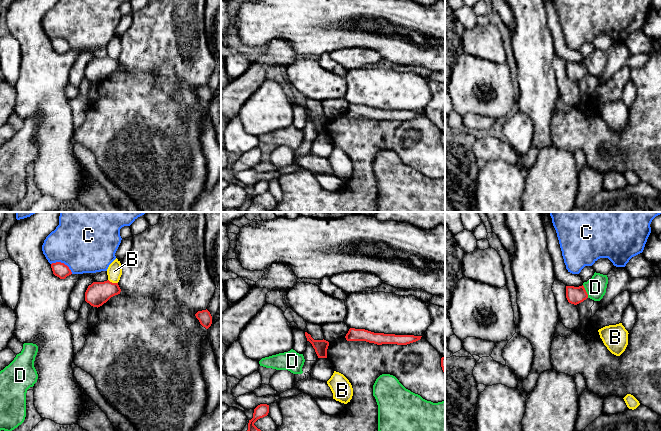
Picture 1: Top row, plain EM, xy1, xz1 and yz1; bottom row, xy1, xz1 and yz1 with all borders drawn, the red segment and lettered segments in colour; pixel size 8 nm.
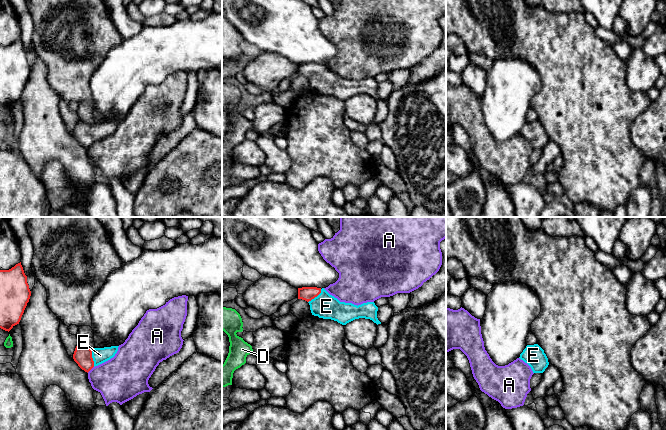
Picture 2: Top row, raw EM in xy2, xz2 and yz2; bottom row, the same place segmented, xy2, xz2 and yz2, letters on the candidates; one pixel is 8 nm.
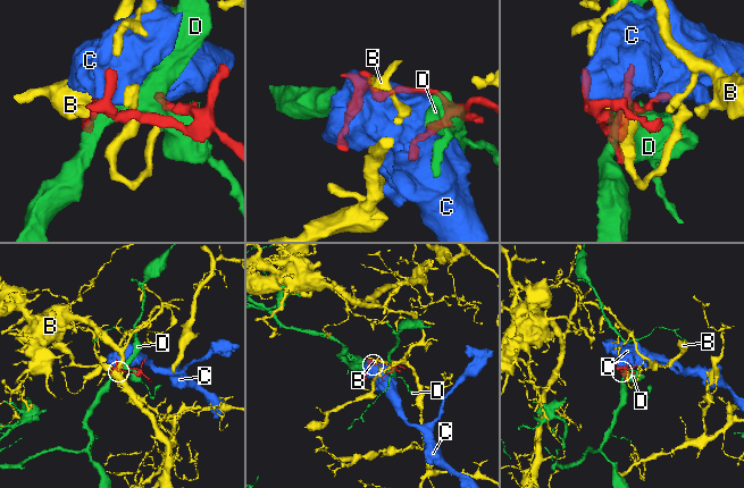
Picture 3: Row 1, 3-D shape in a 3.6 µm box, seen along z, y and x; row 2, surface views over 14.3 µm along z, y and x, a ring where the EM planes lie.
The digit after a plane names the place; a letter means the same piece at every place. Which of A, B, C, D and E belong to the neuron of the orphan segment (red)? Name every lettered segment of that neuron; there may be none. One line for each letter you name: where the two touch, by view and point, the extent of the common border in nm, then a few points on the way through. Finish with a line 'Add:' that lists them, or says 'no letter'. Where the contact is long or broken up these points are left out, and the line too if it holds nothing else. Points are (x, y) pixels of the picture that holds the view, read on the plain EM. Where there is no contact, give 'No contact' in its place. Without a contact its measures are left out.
E: Touches red at xy2 (92, 134). Shared border 150 nm. Path across: xy2 (82, 131), (86, 134), (92, 134), (100, 131)
Add: E

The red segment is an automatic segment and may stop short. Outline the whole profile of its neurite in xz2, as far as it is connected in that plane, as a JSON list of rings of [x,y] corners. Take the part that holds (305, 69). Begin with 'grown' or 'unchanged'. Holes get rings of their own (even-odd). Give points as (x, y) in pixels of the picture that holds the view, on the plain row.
grown; [[[317,63],[298,64],[298,75],[309,79],[312,91],[331,95],[342,101],[359,94],[370,95],[377,101],[381,100],[377,94],[378,83],[374,78],[367,78],[358,82],[340,78],[324,64]]]

